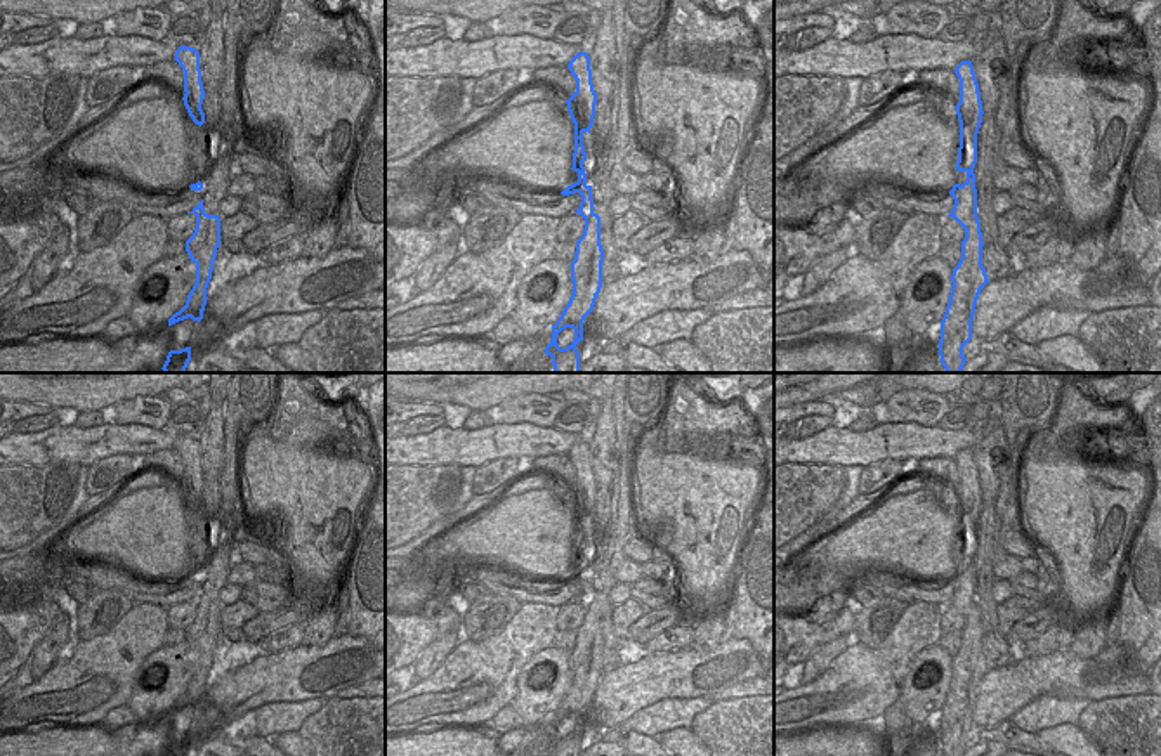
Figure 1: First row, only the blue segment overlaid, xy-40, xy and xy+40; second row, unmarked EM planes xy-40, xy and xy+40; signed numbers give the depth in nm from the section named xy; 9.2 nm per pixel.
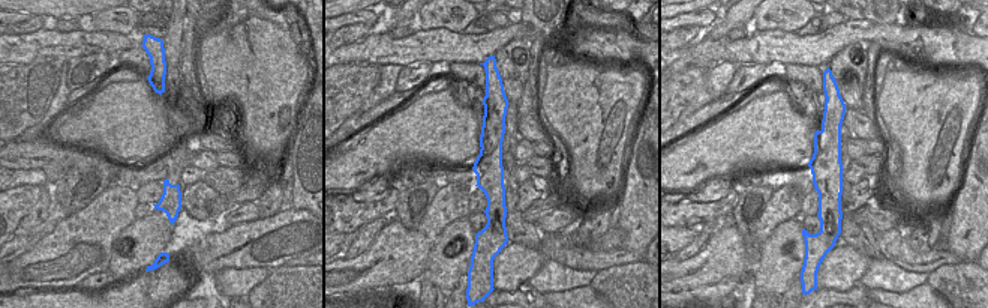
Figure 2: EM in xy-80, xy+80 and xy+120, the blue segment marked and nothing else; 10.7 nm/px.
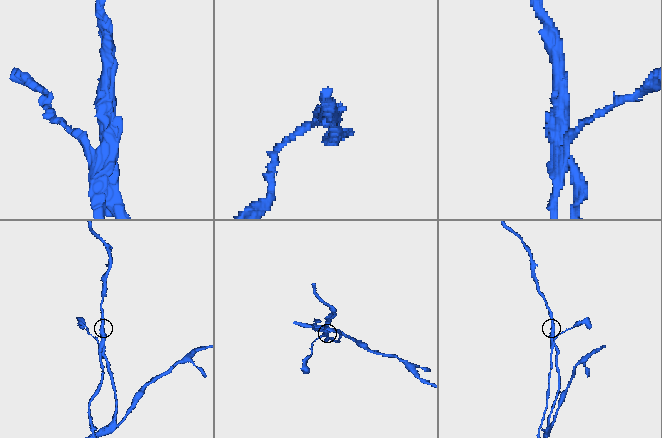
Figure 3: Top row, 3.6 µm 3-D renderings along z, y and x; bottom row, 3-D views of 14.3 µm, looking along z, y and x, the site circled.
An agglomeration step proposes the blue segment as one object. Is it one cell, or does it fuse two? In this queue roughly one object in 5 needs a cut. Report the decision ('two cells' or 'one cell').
two cells

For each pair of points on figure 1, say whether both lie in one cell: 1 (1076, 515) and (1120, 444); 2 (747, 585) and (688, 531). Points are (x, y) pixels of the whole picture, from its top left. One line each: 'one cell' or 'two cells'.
1: two cells
2: two cells

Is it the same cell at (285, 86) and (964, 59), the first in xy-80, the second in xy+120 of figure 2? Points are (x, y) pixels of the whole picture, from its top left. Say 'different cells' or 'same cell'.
different cells

